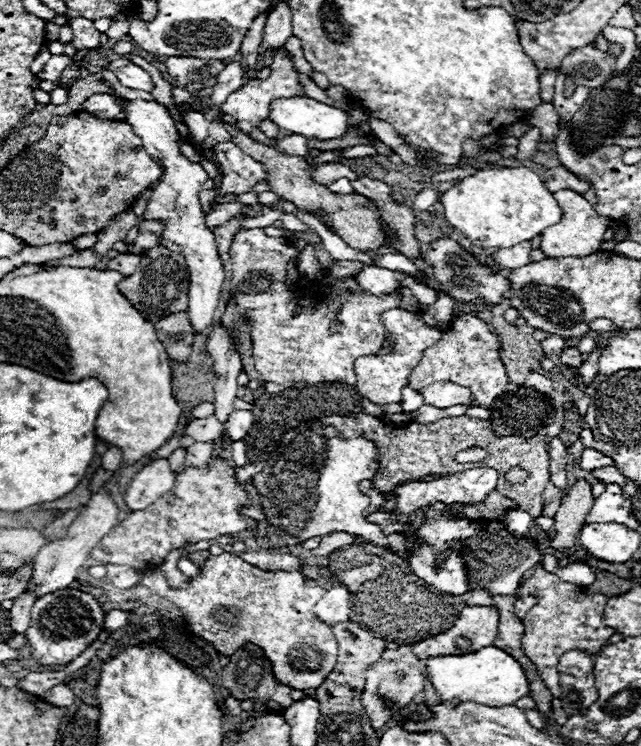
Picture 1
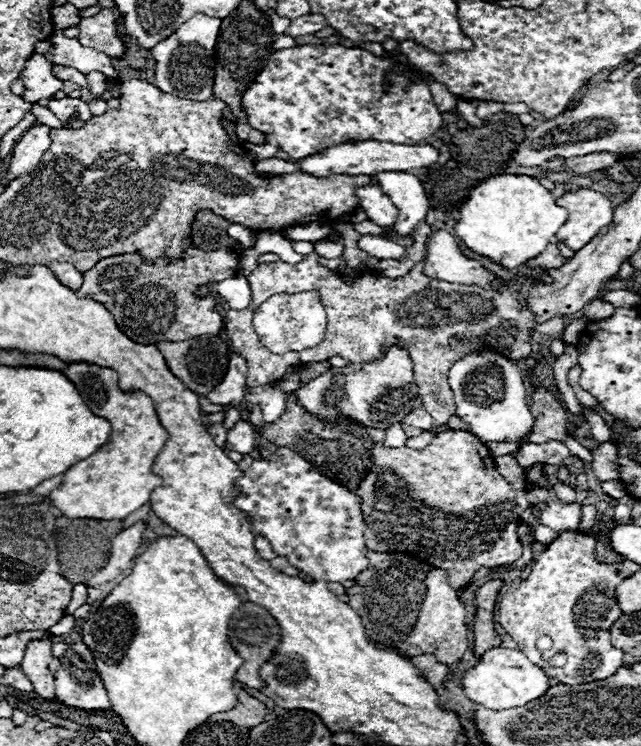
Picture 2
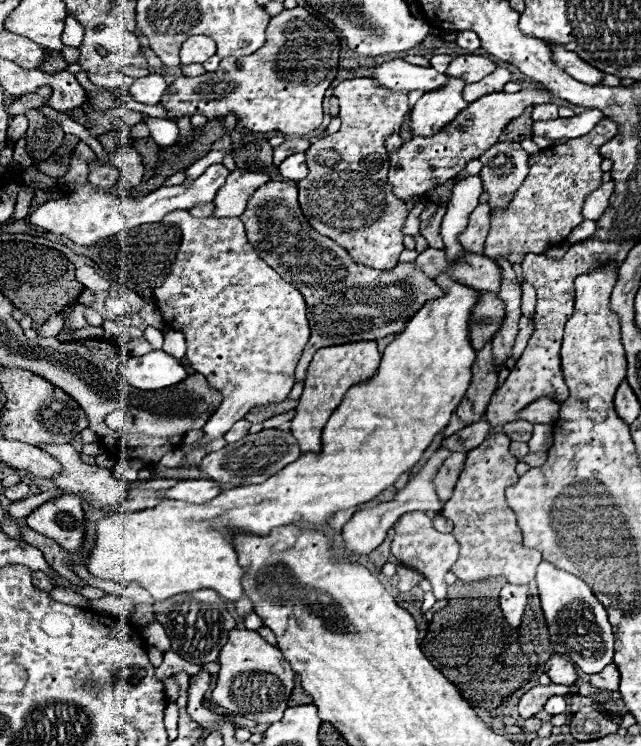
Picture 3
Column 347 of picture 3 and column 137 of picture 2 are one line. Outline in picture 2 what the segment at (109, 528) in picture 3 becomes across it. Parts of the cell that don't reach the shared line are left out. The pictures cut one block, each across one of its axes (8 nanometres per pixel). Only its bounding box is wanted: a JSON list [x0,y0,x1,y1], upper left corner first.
[50,364,166,520]

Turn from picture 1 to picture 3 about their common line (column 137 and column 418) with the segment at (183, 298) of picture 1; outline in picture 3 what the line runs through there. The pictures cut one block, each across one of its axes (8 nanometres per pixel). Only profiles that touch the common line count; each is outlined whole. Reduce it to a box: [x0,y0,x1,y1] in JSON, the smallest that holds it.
[239,180,444,382]

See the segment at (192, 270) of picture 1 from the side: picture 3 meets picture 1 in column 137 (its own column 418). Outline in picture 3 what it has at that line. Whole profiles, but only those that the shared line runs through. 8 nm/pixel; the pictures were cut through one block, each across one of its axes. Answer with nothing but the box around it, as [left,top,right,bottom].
[412,76,468,136]

